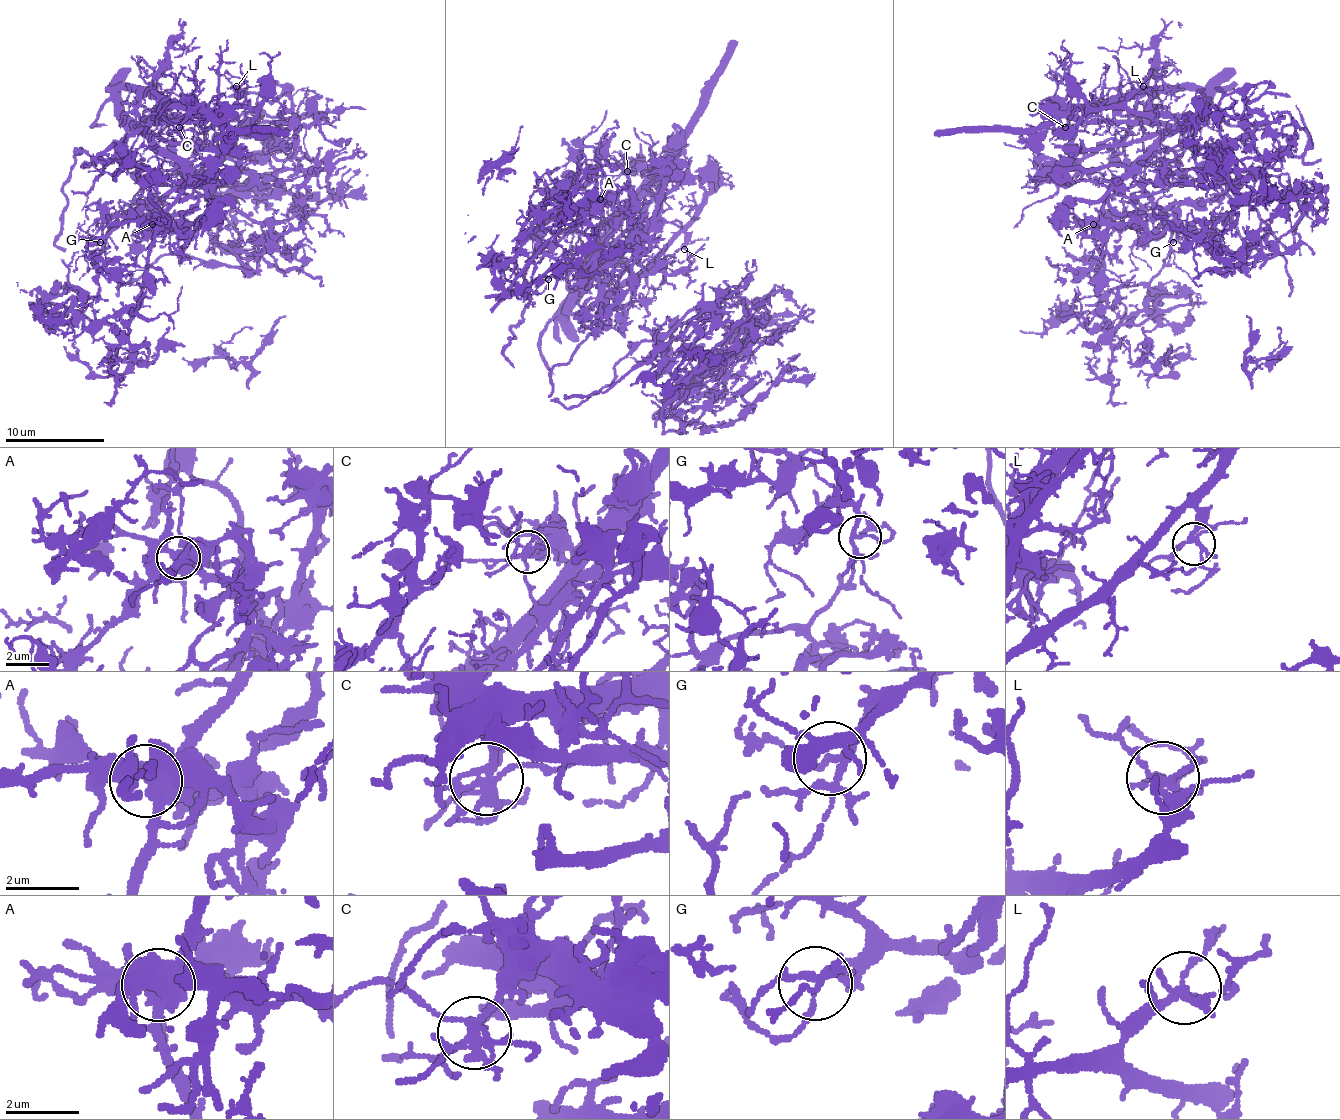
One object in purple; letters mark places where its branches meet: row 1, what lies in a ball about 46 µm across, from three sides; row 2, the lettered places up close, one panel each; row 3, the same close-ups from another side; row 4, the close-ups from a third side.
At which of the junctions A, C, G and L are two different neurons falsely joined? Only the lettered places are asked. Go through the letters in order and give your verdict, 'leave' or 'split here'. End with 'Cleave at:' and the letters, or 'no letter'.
A: split here
C: split here
G: leave
L: leave
Cleave at: A, C

